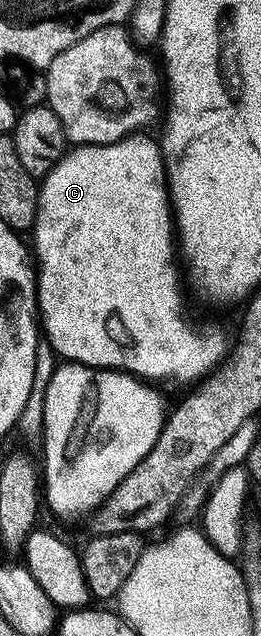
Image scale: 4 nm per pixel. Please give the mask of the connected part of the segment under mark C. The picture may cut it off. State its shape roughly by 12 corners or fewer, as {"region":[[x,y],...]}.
{"region":[[162,149],[41,180],[36,307],[63,360],[197,384]]}

